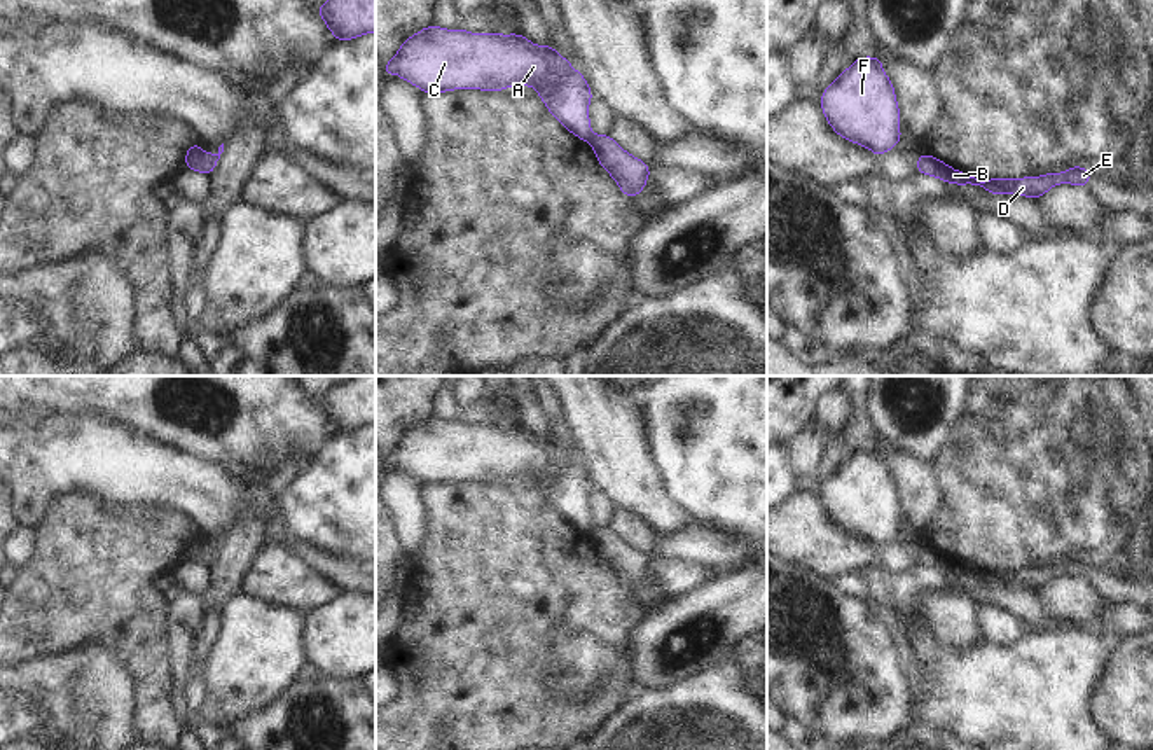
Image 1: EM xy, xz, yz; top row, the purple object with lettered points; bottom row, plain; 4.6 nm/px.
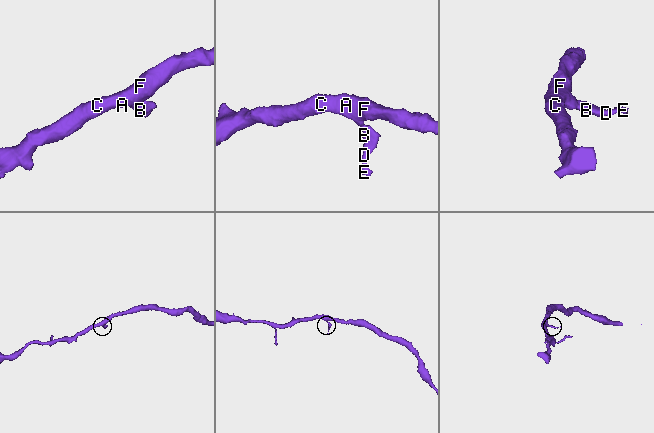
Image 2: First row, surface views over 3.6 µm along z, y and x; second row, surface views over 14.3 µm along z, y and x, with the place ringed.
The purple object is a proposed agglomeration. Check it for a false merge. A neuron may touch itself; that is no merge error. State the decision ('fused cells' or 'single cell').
fused cells

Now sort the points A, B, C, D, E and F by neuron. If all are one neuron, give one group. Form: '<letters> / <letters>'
A C F / B D E

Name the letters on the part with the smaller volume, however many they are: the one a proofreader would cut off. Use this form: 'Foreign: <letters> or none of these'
Foreign: B, D, E

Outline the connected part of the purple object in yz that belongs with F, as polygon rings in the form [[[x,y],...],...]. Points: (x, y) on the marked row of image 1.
[[[861,56],[823,93],[823,115],[832,129],[882,157],[901,140],[900,107],[877,56]]]

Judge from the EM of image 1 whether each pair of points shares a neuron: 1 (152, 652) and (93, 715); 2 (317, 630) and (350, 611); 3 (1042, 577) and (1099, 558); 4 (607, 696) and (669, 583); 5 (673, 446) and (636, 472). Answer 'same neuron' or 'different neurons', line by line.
1: different neurons
2: same neuron
3: different neurons
4: different neurons
5: different neurons

